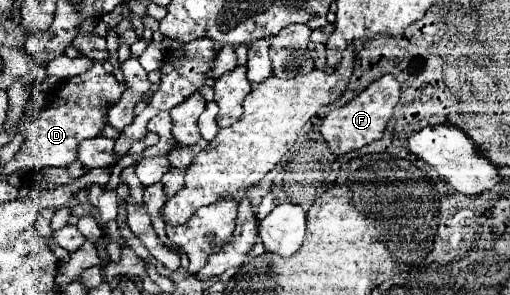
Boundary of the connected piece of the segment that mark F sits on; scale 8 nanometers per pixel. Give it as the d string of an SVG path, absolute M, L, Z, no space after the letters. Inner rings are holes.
M384 74L382 78L374 80L366 90L362 90L354 100L350 100L348 104L344 104L340 108L330 110L322 120L320 134L328 142L332 154L340 156L340 154L346 154L352 150L360 150L362 146L366 146L374 140L380 140L398 98L400 98L400 84L396 82L396 78L392 74Z

